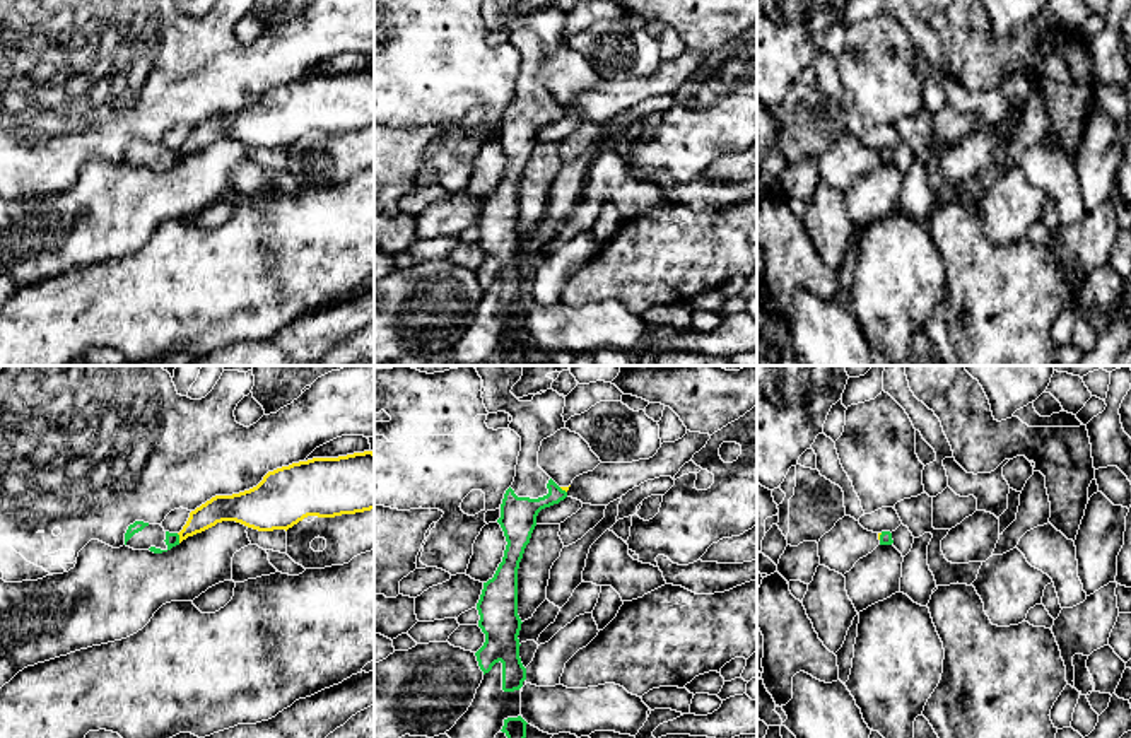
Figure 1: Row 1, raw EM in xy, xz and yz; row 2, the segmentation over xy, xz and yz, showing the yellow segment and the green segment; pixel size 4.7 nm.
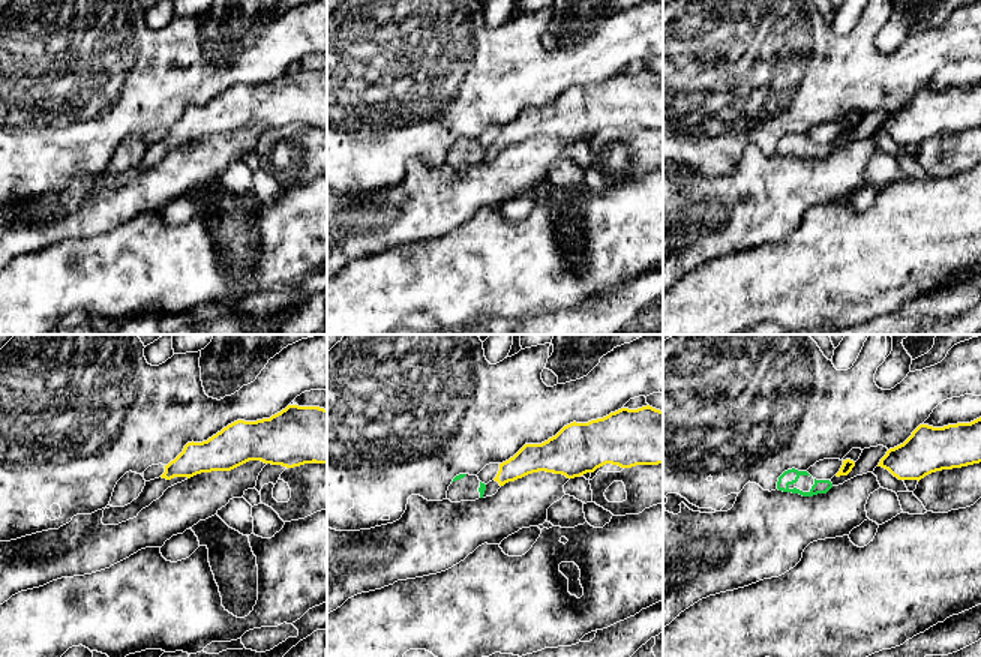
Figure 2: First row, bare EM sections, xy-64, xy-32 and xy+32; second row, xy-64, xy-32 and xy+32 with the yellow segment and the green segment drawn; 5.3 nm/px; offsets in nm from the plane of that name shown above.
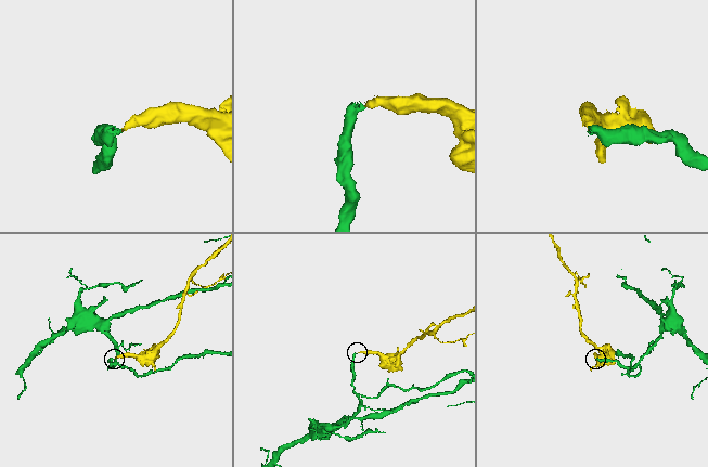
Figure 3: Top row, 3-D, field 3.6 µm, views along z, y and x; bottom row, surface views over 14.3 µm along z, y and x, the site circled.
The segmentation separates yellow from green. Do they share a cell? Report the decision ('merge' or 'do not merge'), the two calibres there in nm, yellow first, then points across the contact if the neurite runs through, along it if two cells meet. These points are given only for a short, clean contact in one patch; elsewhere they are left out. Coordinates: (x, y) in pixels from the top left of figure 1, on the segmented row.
do not merge; 130 nm thick on the yellow side, 70 nm on the other; border along xy (176, 533), (180, 542)

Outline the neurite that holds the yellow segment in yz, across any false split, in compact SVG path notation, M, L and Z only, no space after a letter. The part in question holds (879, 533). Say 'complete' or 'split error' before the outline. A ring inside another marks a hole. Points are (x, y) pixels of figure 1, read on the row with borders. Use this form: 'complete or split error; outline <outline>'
split error; outline M844 516L818 542L820 565L844 576L880 545L880 535L864 530L854 518Z

